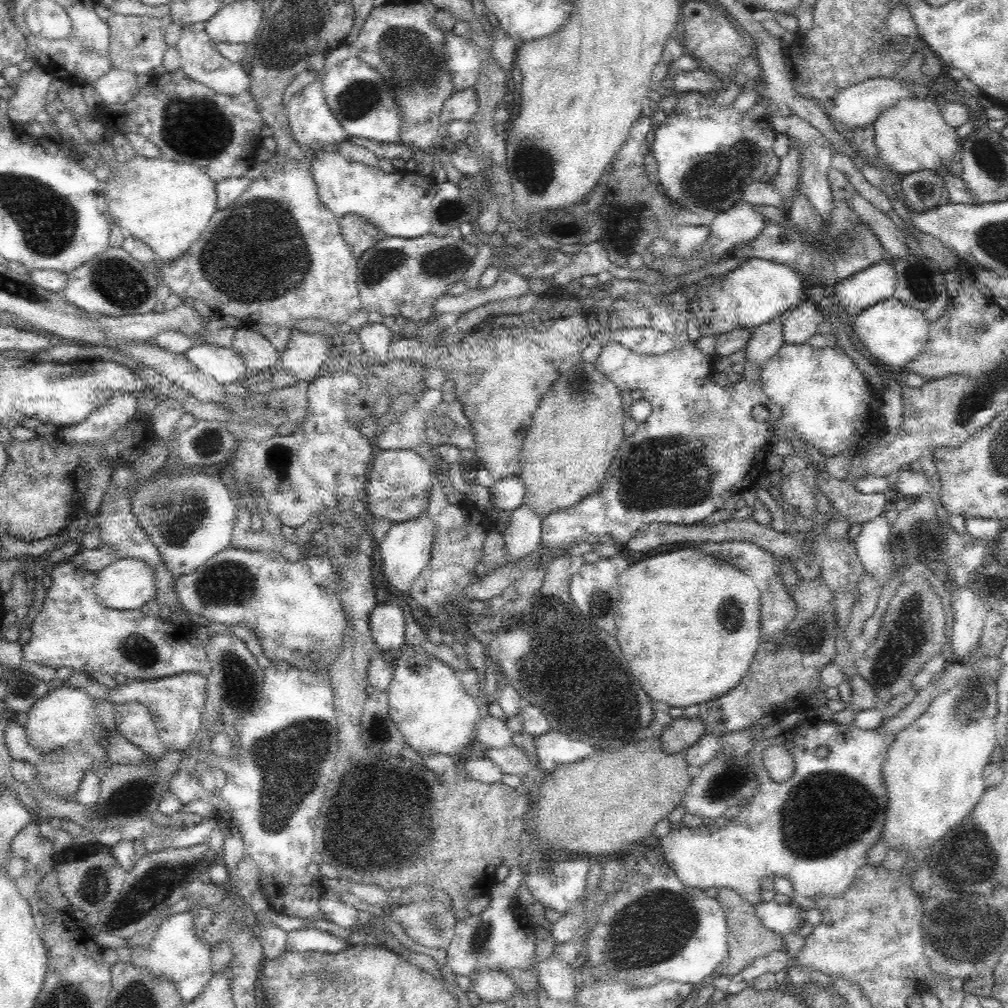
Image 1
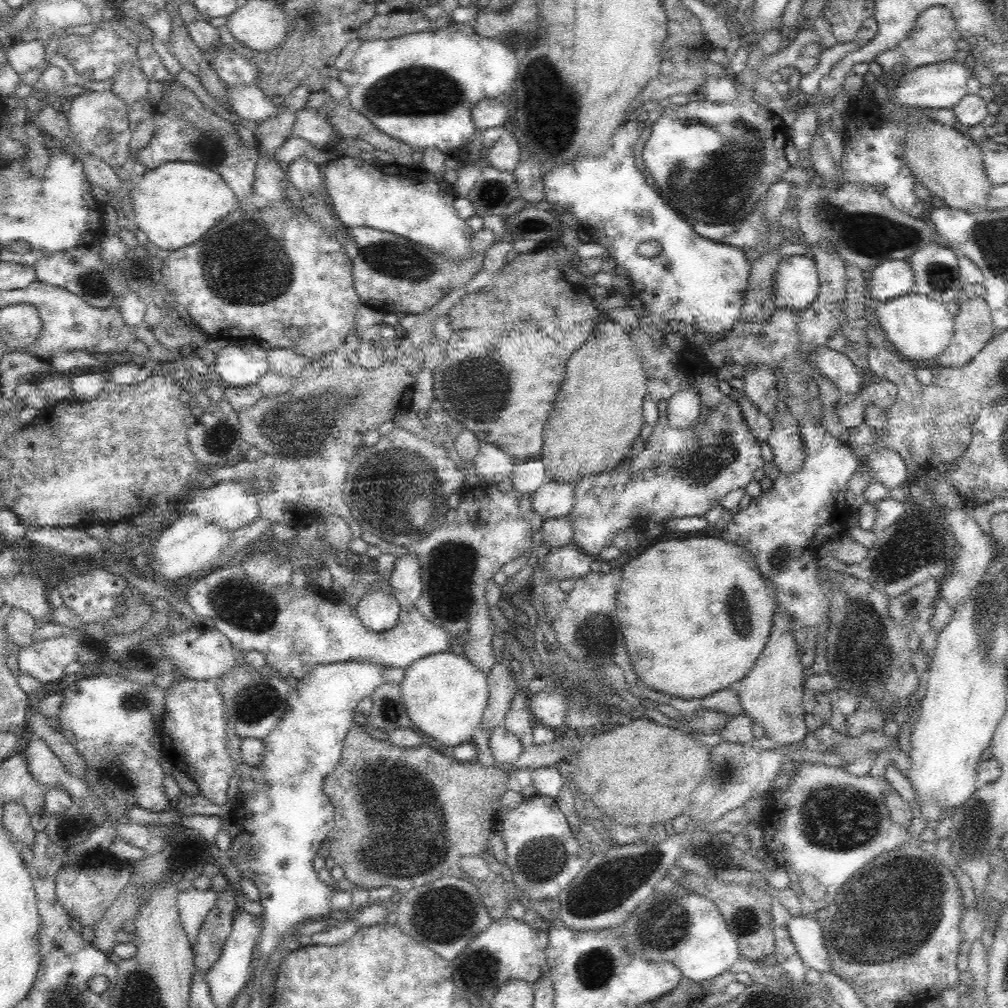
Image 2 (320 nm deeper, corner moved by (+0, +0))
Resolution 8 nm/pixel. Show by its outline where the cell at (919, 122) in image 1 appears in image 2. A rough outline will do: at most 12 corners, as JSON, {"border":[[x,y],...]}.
{"border":[[938,122],[906,132],[909,171],[946,206],[988,210],[970,136]]}

